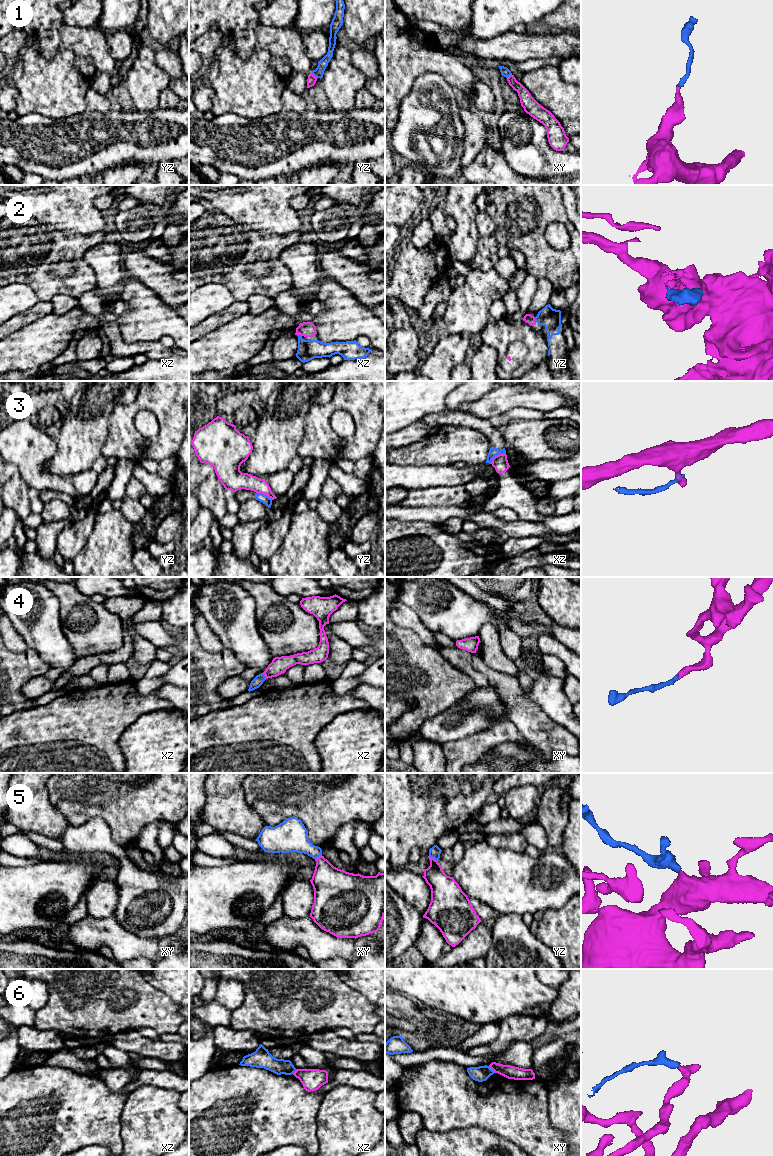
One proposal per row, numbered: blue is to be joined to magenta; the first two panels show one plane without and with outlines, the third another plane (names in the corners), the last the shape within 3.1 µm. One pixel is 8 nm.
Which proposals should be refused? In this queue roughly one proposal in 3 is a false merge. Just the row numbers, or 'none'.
3, 6

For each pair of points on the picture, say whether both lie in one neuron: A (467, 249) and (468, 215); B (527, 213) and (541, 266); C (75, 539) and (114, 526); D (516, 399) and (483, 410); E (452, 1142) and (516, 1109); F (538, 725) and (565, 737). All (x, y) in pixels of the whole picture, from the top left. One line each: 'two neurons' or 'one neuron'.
A: one neuron
B: one neuron
C: two neurons
D: one neuron
E: two neurons
F: one neuron

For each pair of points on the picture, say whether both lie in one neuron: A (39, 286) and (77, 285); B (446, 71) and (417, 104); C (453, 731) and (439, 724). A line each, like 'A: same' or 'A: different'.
A: same
B: different
C: same

